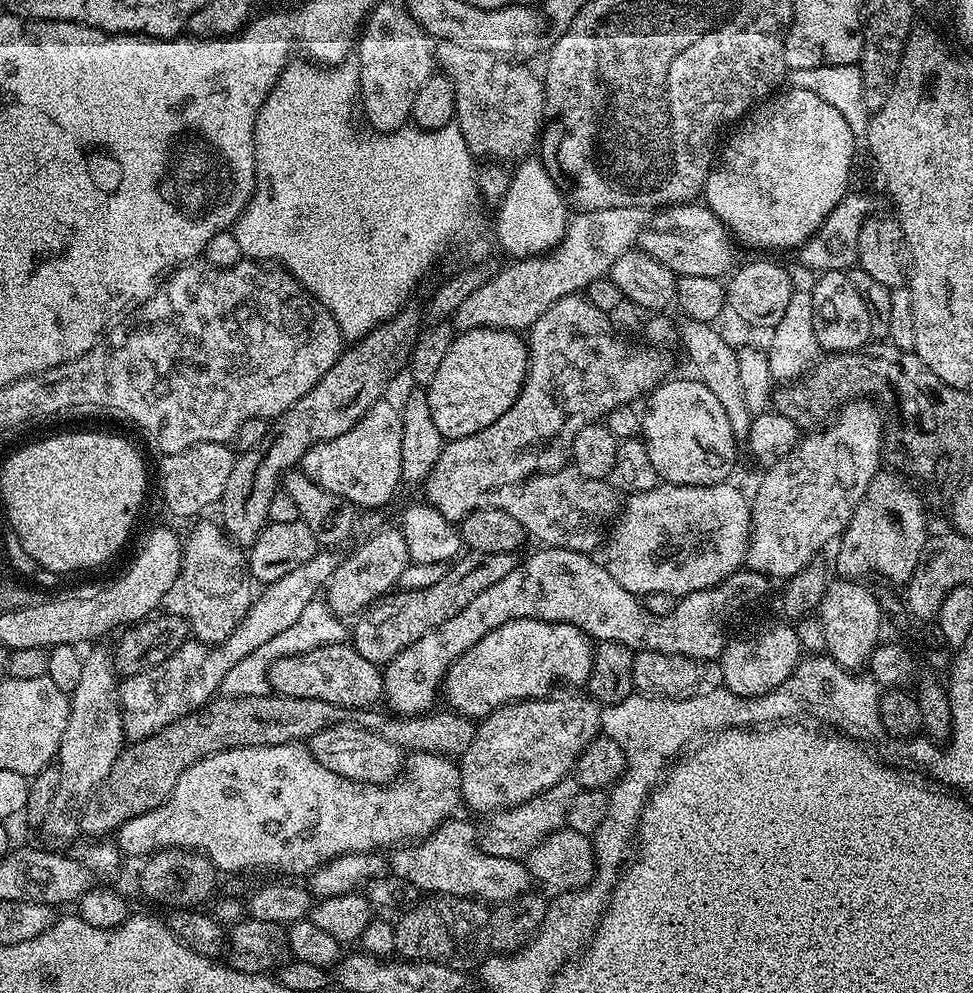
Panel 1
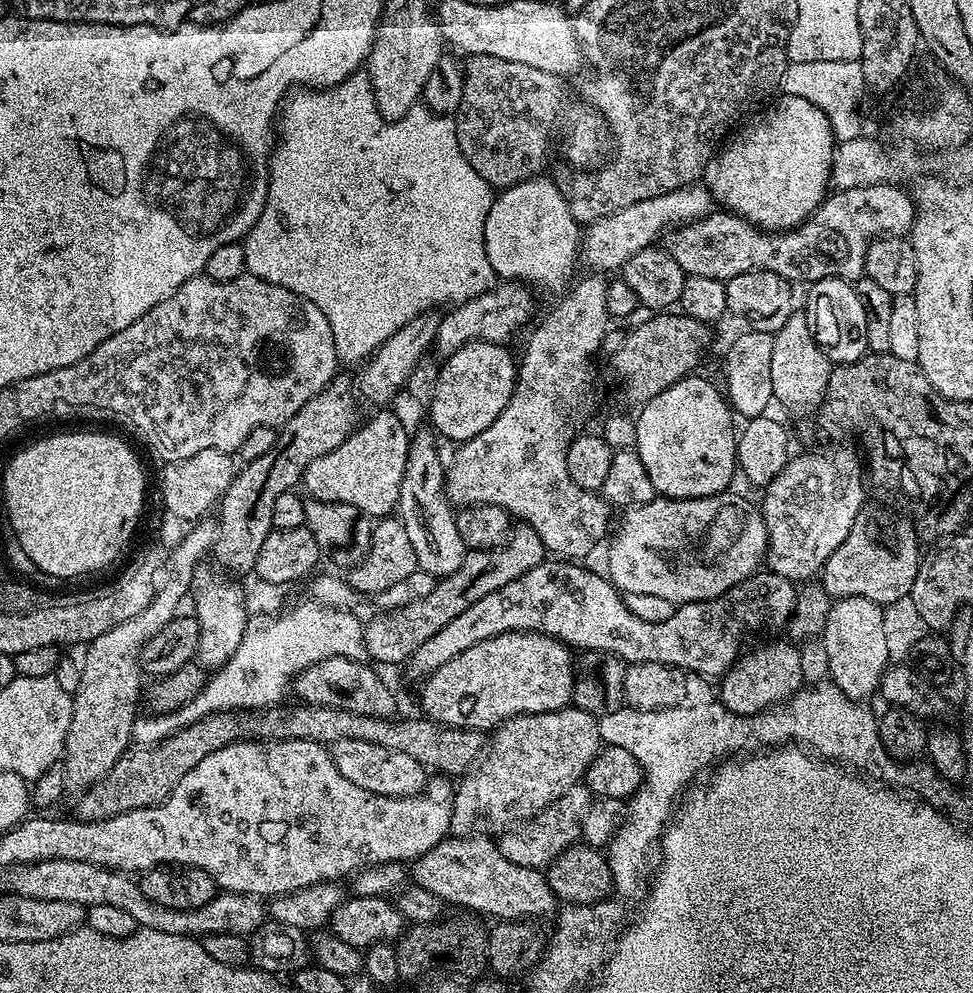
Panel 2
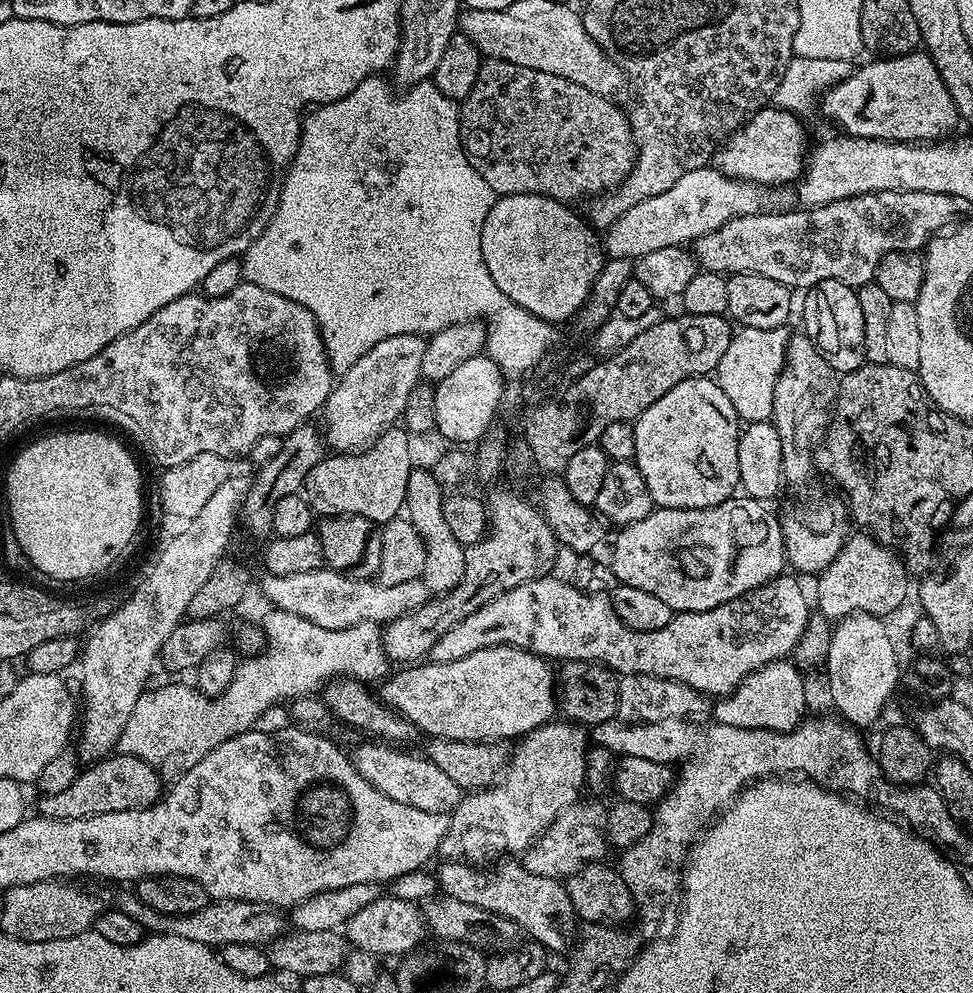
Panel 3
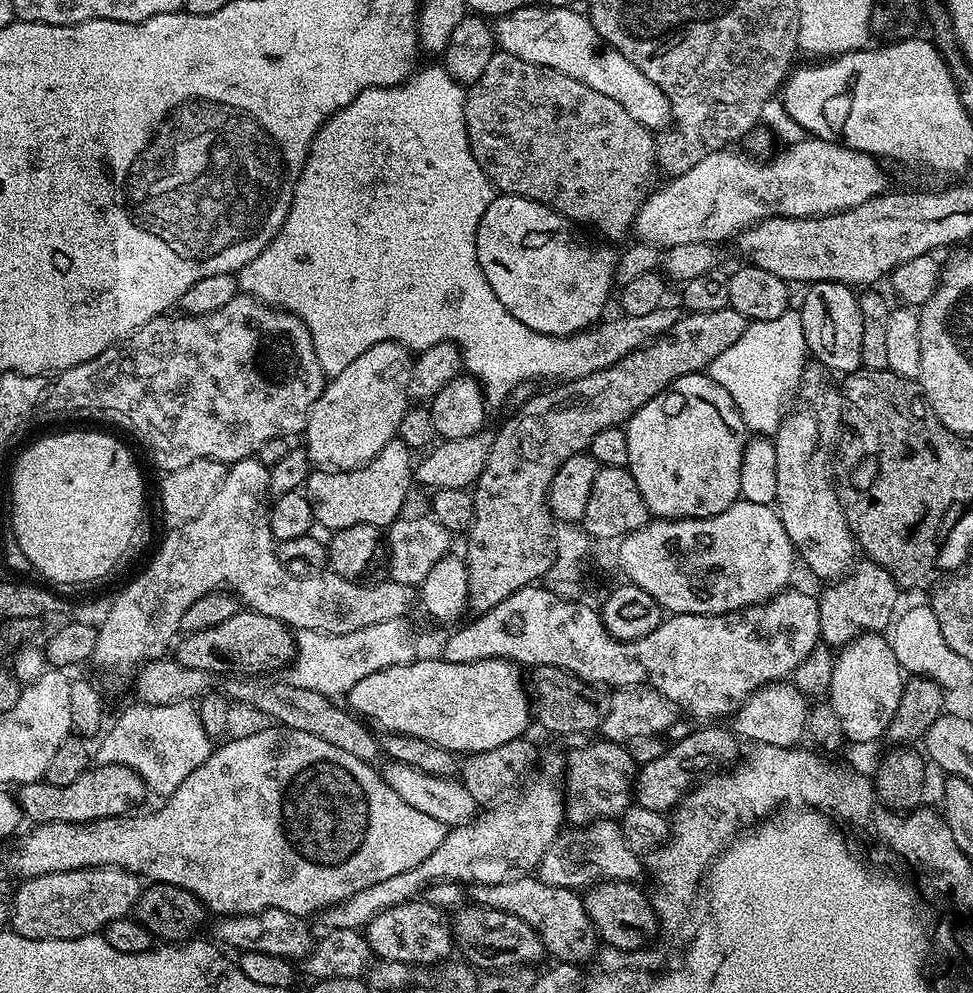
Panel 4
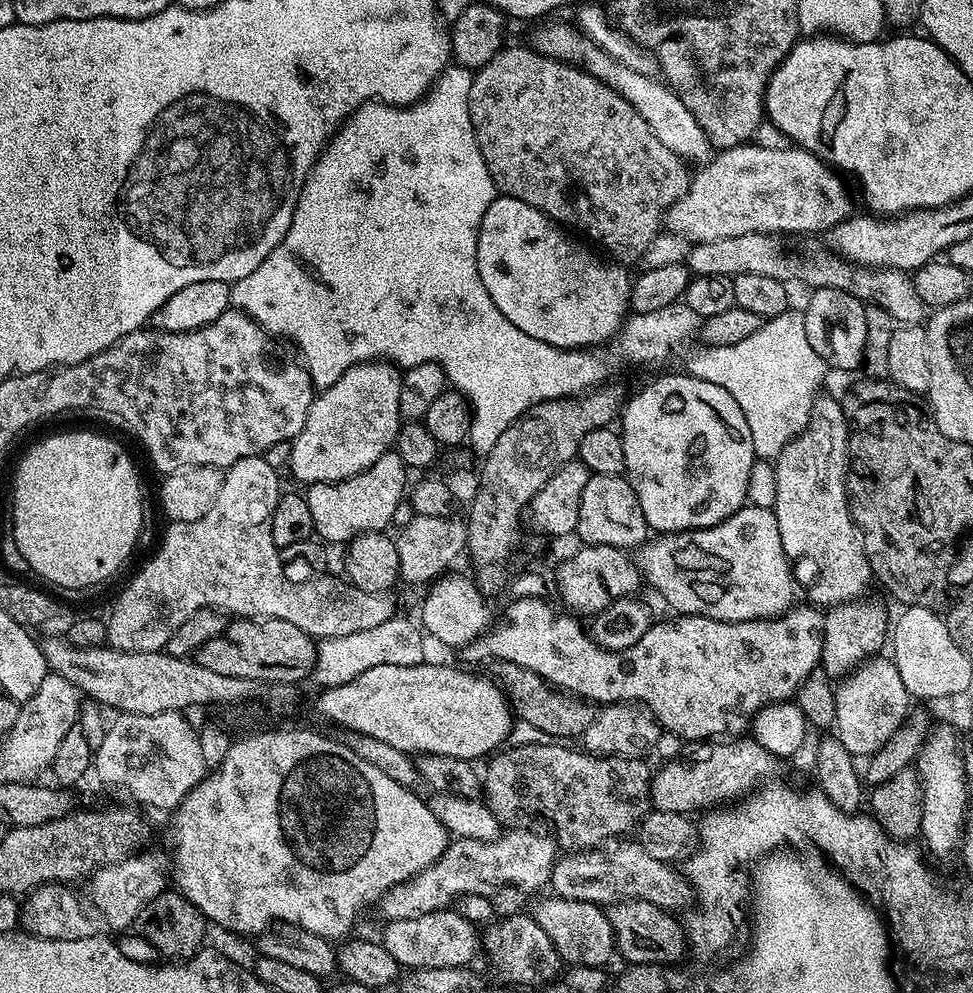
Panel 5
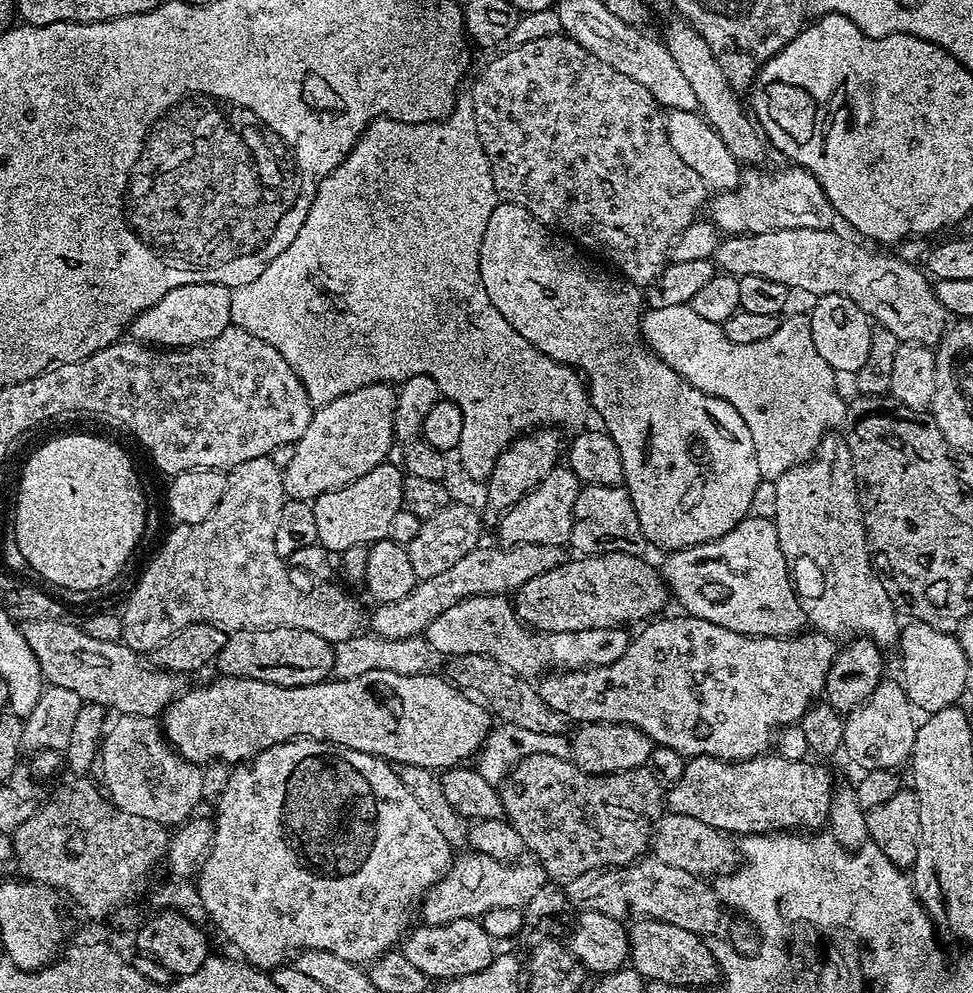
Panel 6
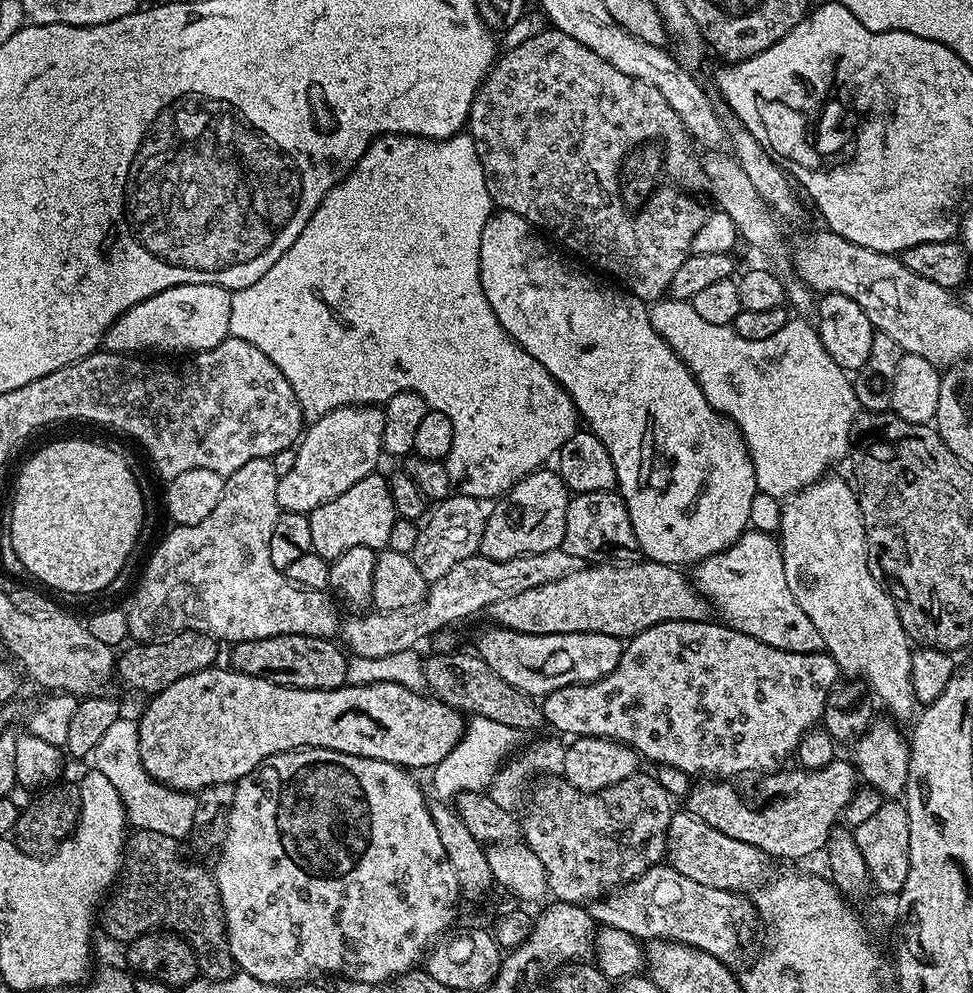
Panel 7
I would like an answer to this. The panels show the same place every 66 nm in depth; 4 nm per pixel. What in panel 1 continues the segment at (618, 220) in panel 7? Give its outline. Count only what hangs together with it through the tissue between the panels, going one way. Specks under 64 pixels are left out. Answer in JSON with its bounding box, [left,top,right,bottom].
[434,40,546,162]

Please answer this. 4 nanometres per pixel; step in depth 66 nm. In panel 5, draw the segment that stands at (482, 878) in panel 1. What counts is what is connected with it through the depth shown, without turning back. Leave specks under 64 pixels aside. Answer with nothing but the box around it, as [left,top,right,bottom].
[535,894,617,968]

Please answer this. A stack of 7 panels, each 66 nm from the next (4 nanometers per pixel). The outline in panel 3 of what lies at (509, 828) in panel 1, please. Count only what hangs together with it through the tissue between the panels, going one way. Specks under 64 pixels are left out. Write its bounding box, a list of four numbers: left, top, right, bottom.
[522,802,610,881]

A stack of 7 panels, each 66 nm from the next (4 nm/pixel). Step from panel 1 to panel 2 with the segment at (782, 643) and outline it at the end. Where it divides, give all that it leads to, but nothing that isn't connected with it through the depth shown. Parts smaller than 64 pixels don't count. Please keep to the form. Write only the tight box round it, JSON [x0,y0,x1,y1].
[719,643,804,716]

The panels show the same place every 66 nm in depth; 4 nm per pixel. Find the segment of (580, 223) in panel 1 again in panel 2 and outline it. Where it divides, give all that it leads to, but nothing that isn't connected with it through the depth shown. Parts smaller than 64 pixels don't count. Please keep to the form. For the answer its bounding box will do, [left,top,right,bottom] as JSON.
[435,183,714,357]

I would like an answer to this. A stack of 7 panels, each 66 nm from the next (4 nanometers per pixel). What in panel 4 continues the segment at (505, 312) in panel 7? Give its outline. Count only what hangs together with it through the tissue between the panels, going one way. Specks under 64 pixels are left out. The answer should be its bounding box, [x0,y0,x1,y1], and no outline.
[478,194,750,520]

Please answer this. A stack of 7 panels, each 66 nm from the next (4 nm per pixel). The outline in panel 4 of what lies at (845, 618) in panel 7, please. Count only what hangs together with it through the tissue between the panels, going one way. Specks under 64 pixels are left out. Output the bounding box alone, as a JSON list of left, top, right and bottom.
[774,362,858,582]

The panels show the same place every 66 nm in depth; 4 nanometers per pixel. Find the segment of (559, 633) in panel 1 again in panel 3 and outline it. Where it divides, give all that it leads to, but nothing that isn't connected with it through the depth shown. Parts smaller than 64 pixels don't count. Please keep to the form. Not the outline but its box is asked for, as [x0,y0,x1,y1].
[378,646,558,742]

